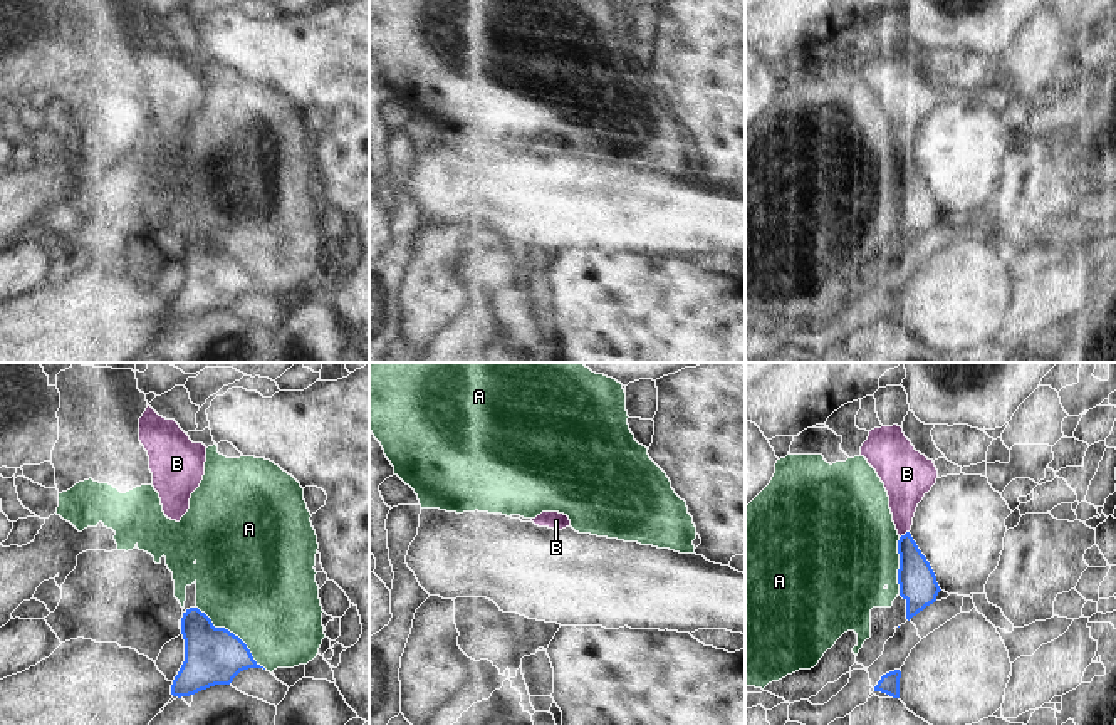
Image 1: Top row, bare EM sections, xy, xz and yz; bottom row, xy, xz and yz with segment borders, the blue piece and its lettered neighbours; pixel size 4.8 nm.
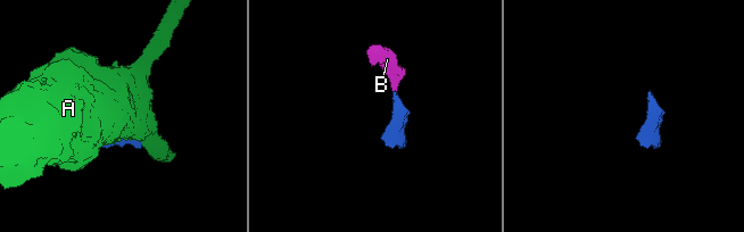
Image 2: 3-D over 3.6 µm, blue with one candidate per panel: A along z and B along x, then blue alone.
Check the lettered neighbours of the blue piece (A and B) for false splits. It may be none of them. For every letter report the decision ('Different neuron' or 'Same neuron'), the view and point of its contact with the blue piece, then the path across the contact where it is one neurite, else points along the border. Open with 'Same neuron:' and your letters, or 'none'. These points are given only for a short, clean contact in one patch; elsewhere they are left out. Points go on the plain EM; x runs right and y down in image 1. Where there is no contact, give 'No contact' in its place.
Same neuron: B
A: Different neuron. Touches blue at xy (232, 257)
B: Same neuron. Touches blue at yz (905, 158). Path across: yz (917, 203), (905, 168), (905, 158), (903, 121), (907, 106)

